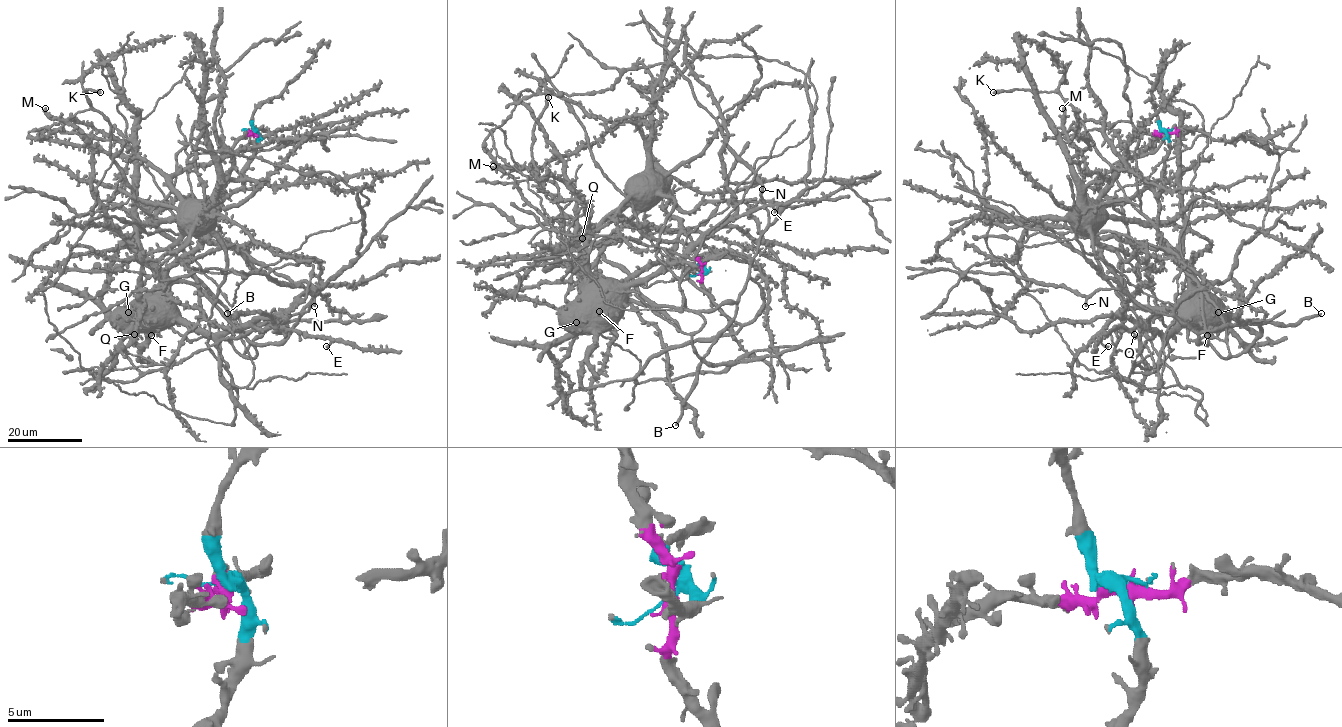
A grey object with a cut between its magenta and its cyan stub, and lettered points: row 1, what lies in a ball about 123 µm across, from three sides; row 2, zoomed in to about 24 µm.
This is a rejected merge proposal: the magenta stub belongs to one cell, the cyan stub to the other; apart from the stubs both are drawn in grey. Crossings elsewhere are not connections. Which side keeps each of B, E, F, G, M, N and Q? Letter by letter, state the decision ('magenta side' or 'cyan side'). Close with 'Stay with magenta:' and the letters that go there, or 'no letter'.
B: cyan side
E: cyan side
F: cyan side
G: cyan side
M: cyan side
N: cyan side
Q: cyan side
Stay with magenta: no letter

